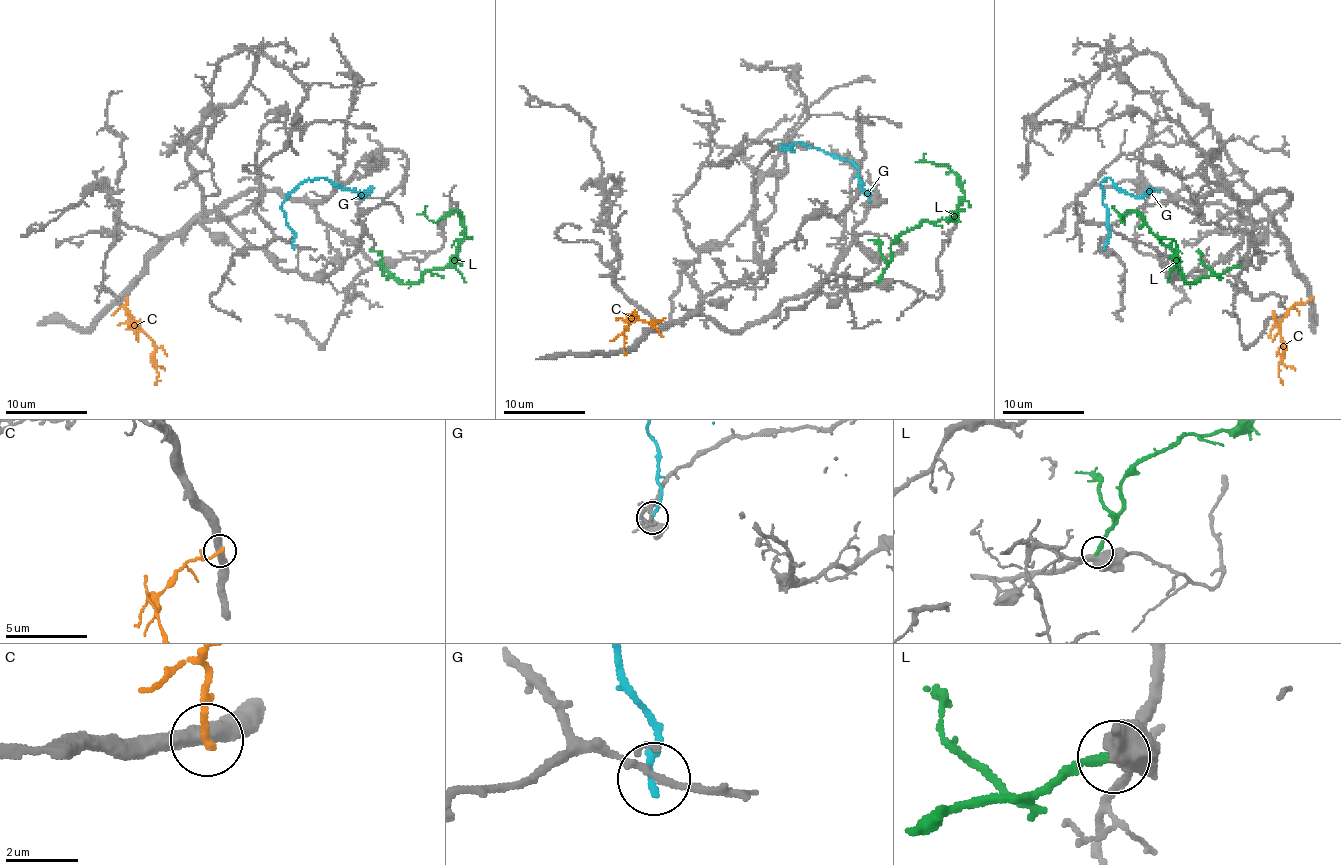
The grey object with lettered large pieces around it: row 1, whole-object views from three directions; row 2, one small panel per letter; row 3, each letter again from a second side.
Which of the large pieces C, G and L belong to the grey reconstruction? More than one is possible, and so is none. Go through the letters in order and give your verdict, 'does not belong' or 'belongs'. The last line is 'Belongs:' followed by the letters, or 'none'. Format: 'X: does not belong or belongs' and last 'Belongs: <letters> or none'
C: does not belong
G: does not belong
L: belongs
Belongs: L

